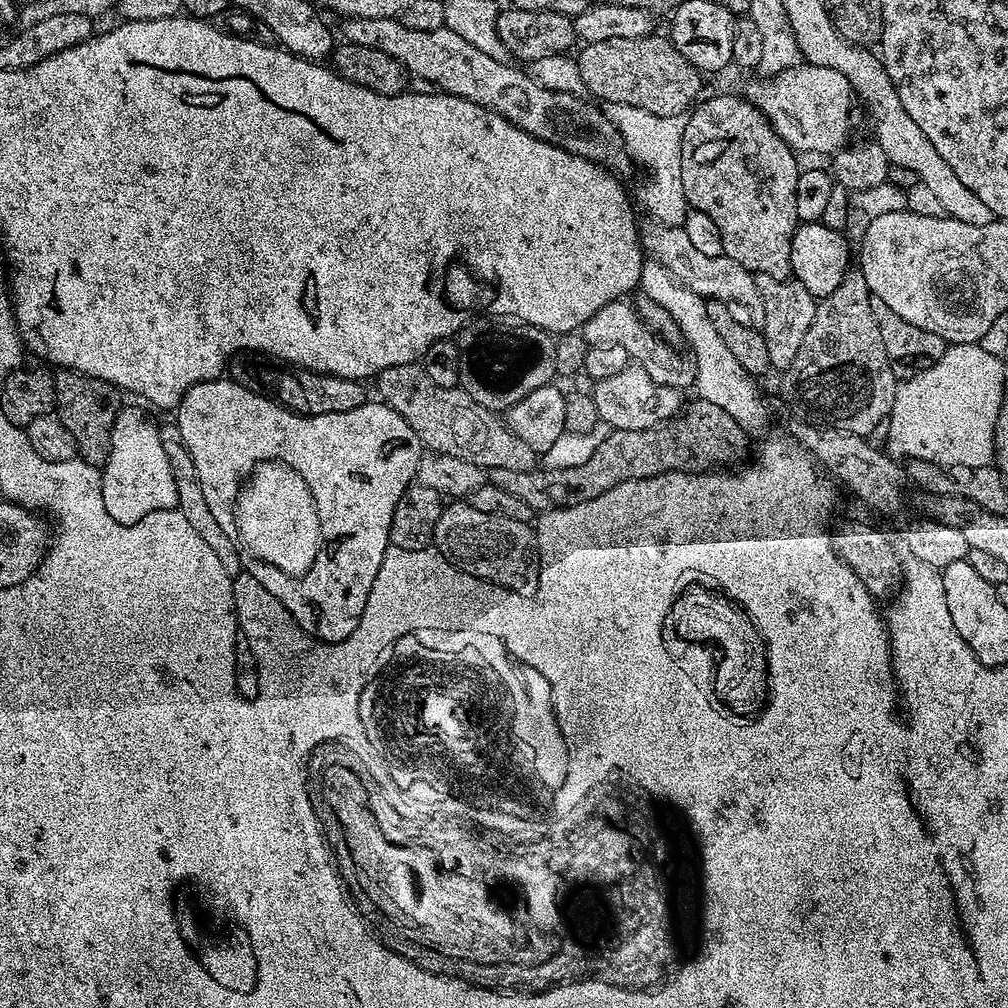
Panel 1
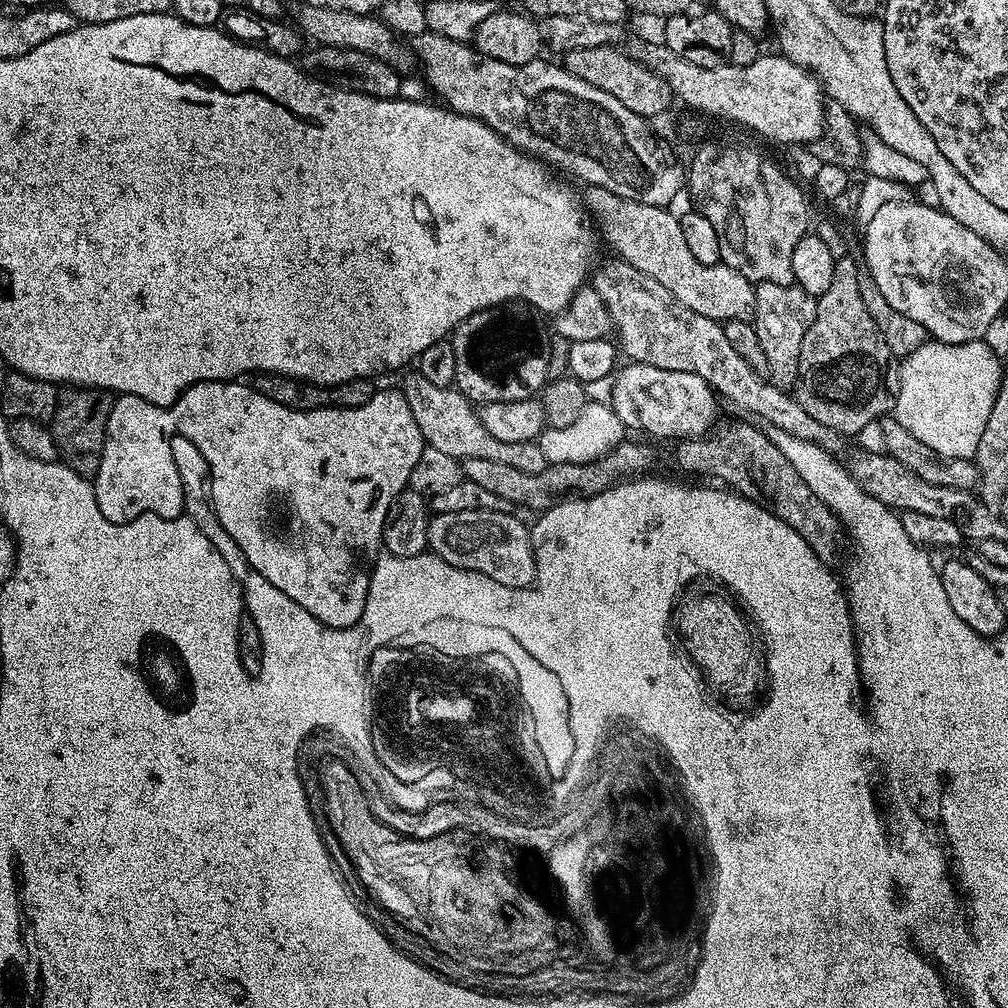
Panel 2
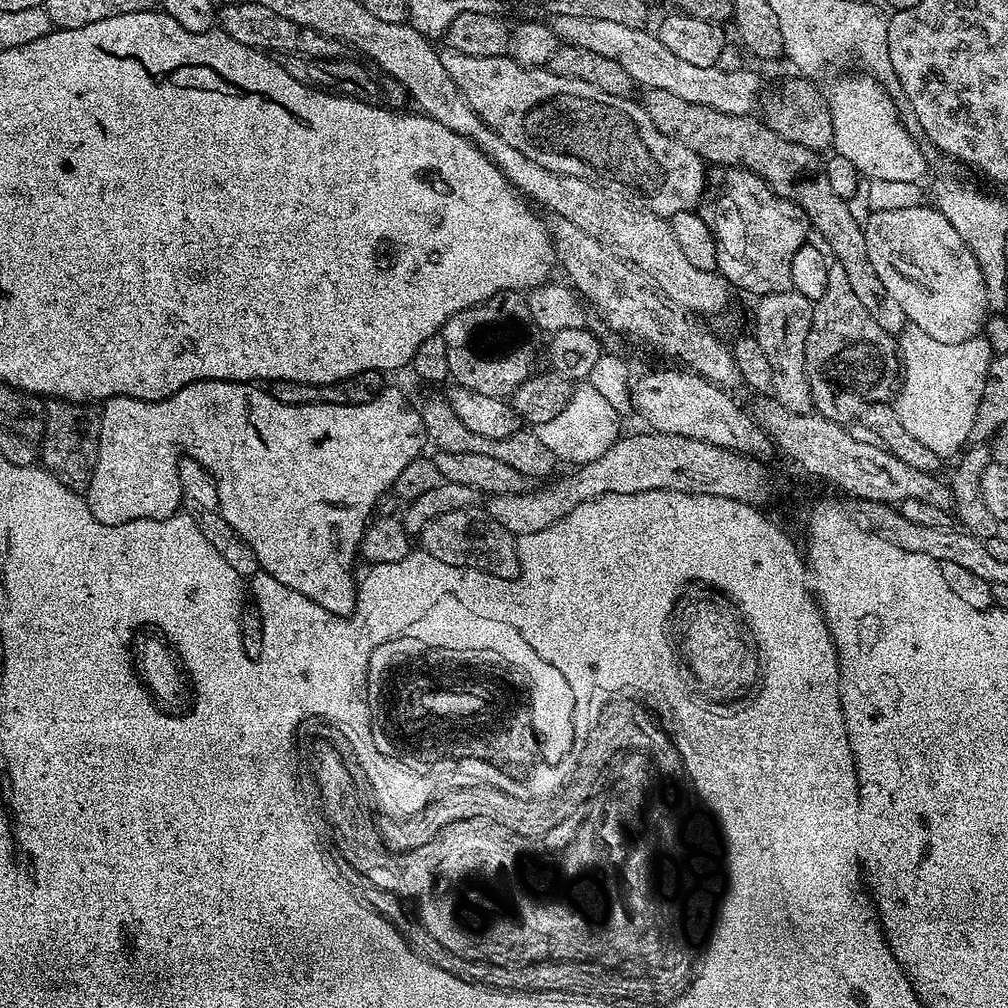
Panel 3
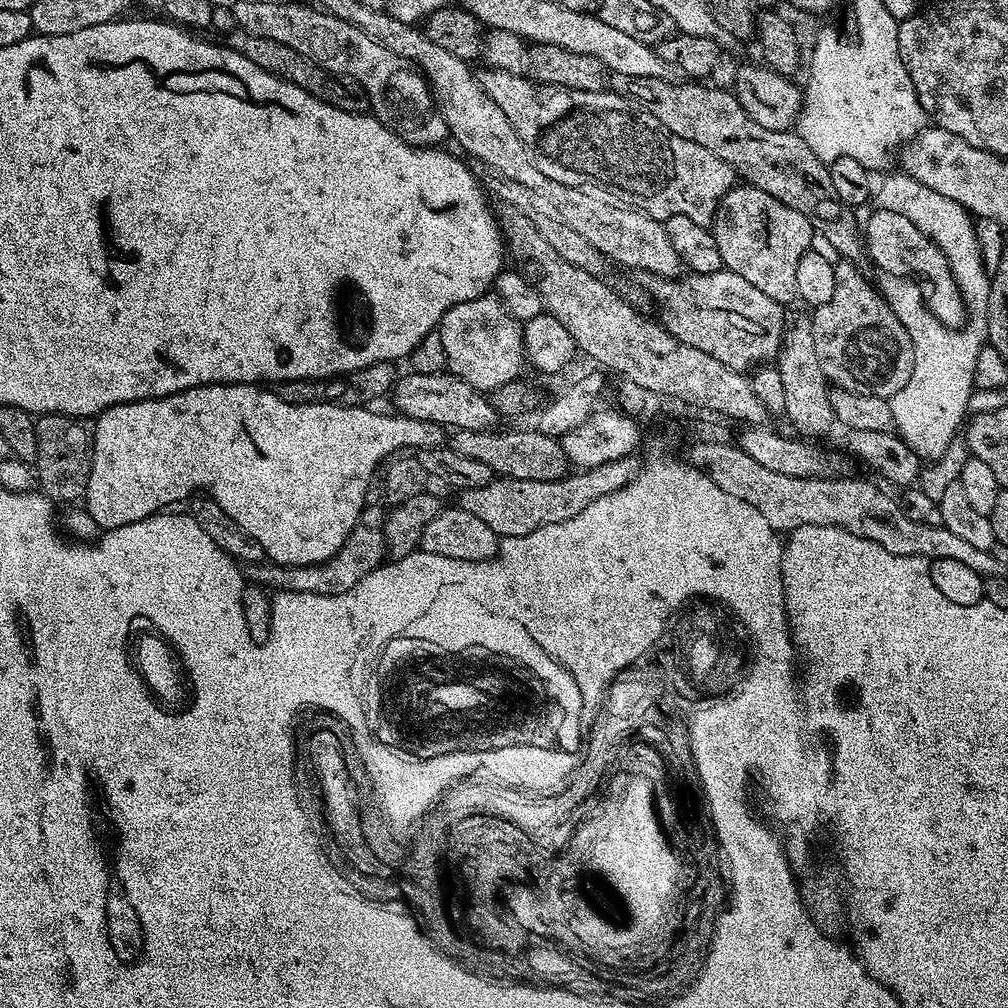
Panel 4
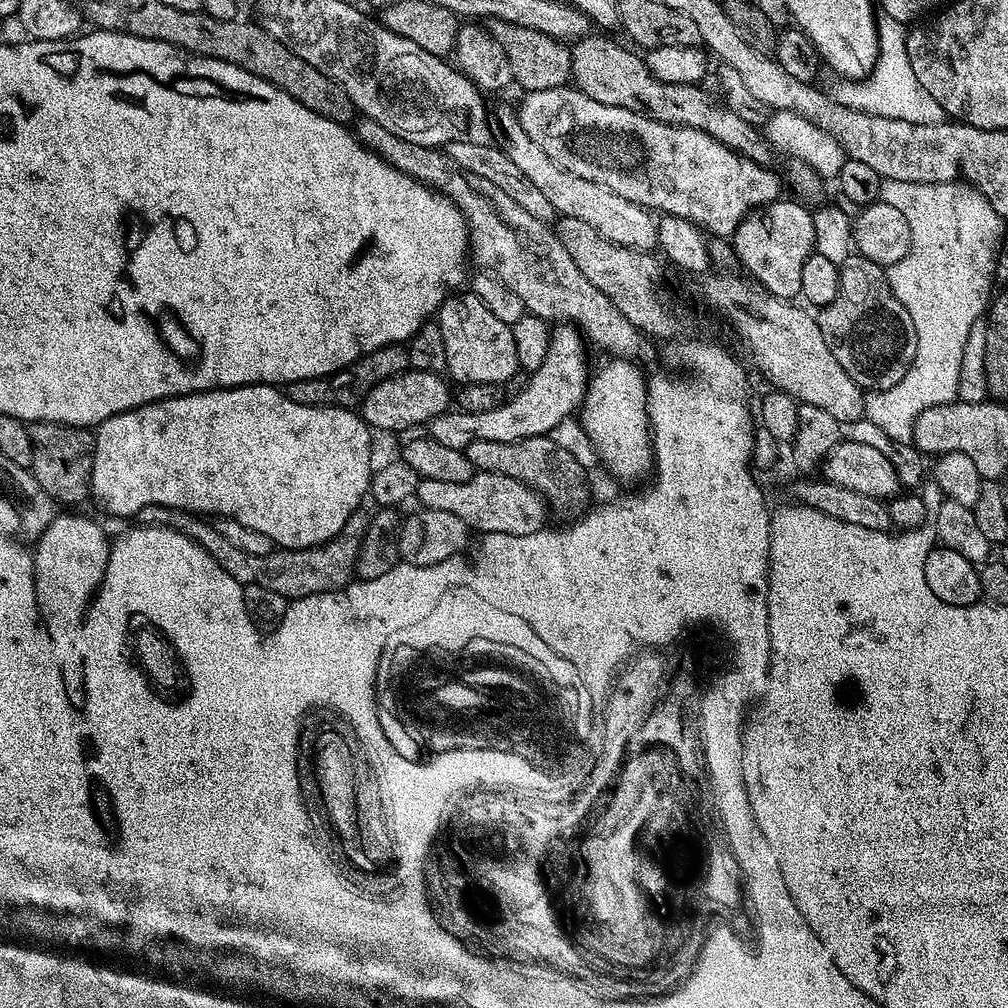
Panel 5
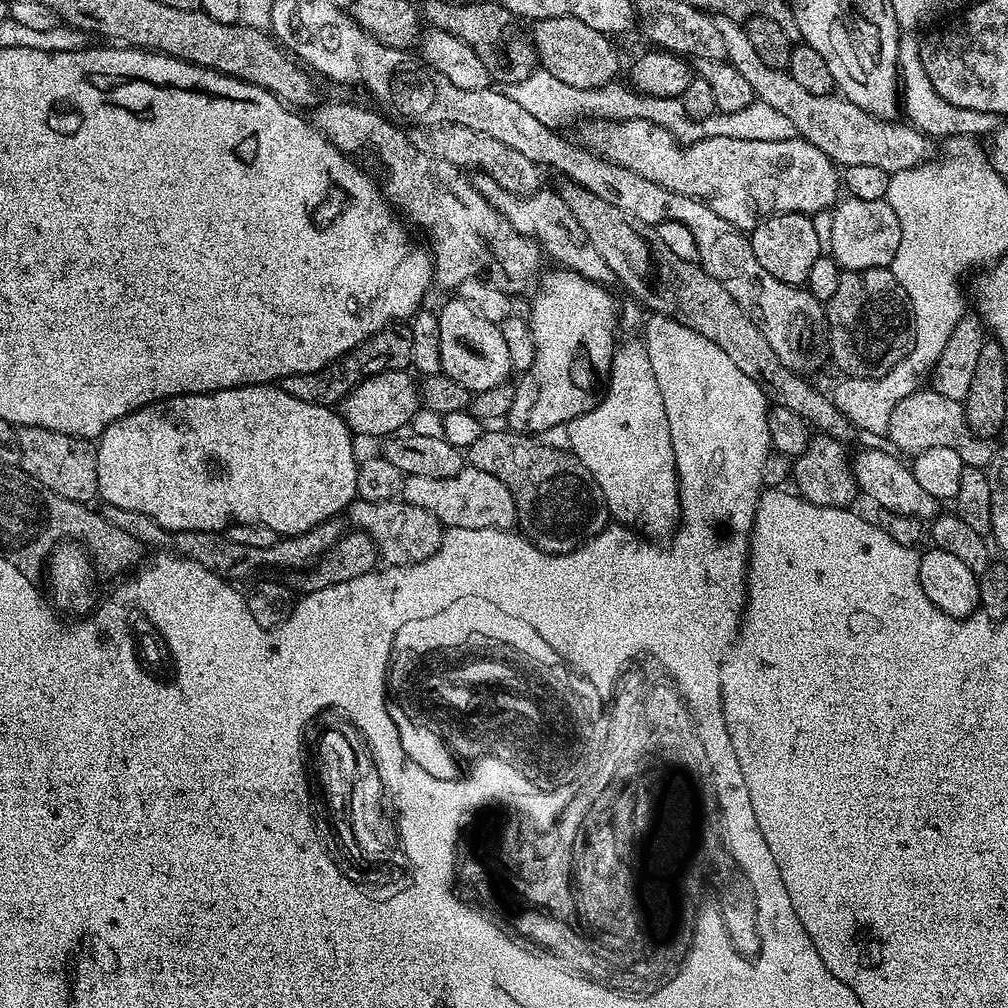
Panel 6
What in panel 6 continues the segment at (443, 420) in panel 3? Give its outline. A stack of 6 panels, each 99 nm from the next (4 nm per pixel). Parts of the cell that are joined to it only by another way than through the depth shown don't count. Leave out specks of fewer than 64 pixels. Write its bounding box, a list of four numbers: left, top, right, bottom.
[466,430,609,555]

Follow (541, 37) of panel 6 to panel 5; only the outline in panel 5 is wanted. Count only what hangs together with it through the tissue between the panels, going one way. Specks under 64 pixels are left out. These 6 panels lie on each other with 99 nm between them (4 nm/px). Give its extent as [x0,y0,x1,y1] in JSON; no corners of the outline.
[571,37,773,166]

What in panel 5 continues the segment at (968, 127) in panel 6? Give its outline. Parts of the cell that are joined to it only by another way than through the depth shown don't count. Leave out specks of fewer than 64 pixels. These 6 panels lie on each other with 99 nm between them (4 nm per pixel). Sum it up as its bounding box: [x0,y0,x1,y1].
[834,14,946,124]

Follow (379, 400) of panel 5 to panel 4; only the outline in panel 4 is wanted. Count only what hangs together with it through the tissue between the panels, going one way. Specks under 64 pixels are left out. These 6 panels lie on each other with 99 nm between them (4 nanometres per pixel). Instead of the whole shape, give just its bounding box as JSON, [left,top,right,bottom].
[390,370,502,432]

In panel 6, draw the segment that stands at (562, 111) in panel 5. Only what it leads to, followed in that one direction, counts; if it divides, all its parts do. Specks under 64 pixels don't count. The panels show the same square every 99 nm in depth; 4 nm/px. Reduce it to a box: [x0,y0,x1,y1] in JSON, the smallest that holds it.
[578,119,841,230]

